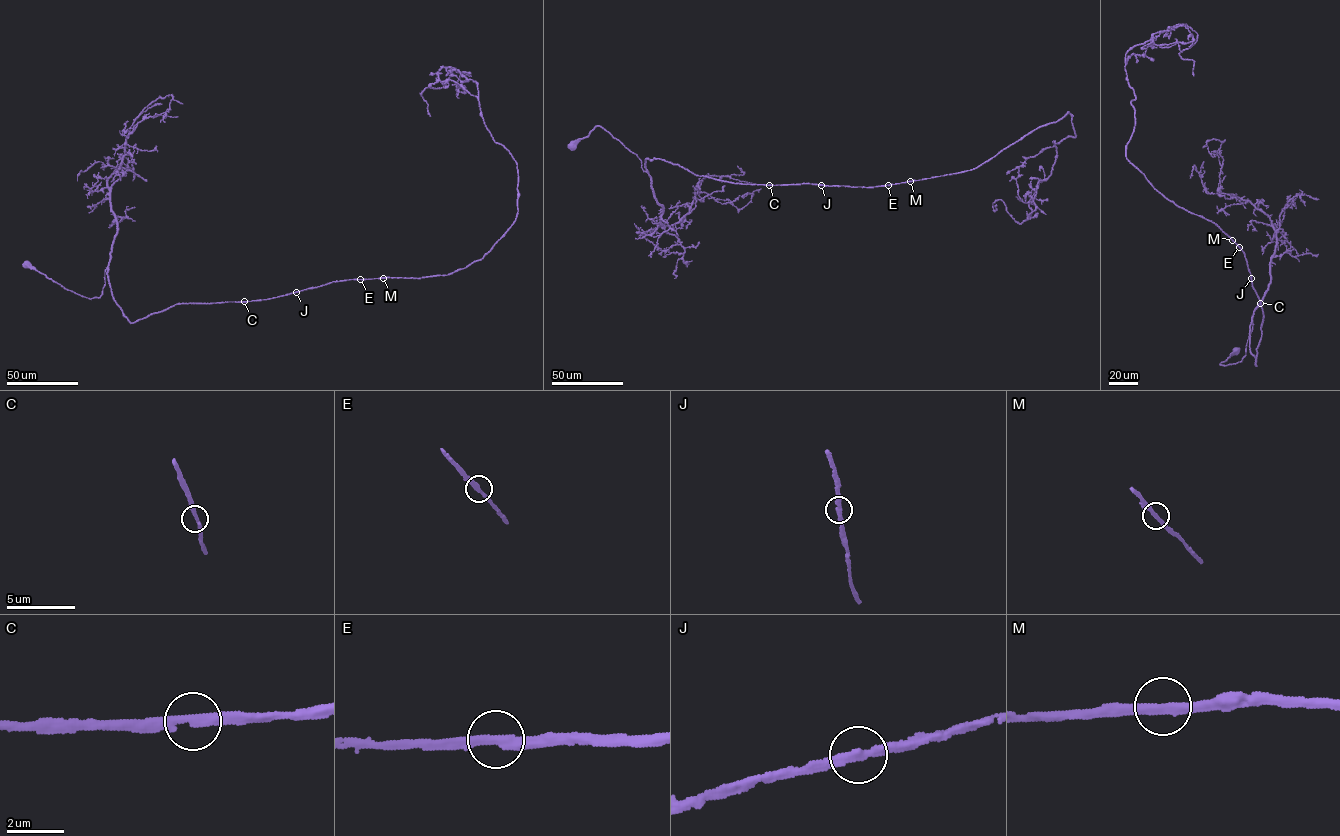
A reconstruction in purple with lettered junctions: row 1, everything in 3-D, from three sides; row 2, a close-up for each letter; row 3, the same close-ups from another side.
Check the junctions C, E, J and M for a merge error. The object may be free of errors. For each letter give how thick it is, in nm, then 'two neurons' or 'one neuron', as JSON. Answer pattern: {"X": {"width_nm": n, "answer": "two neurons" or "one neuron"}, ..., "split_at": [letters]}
{"C": {"width_nm": 280, "answer": "one neuron"}, "E": {"width_nm": 280, "answer": "one neuron"}, "J": {"width_nm": 300, "answer": "one neuron"}, "M": {"width_nm": 320, "answer": "one neuron"}, "split_at": []}

